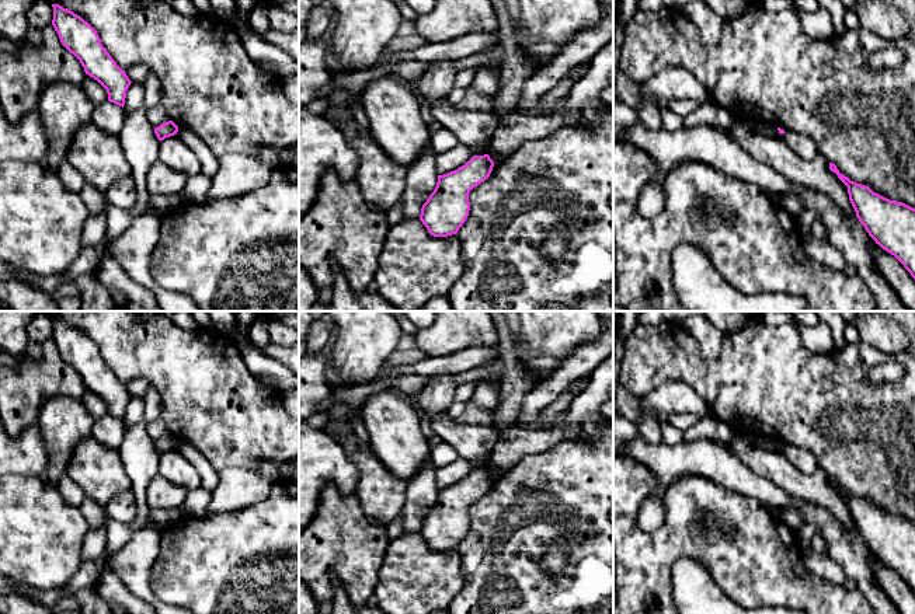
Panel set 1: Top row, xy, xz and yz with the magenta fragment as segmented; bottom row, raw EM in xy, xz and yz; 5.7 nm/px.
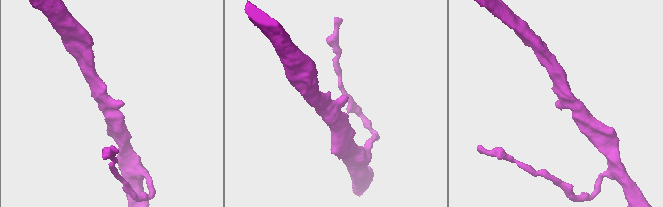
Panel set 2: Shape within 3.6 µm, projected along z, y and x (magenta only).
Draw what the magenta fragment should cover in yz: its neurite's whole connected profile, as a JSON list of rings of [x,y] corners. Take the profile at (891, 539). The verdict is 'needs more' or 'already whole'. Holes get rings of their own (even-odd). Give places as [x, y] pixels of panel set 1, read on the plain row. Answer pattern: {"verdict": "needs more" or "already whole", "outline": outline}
{"verdict": "already whole", "outline": [[[832,477],[829,484],[848,500],[856,531],[869,550],[894,569],[915,593],[915,523],[850,495]]]}

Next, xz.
{"verdict": "already whole", "outline": [[[488,468],[473,470],[465,479],[438,489],[434,506],[421,521],[420,534],[434,551],[456,548],[469,530],[469,507],[494,481]]]}

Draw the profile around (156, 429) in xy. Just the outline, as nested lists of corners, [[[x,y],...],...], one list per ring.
[[[159,418],[150,423],[146,423],[146,430],[153,442],[157,442],[170,435],[170,432],[167,430],[166,423],[161,418]]]

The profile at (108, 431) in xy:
[[[108,414],[94,421],[91,436],[109,449],[119,449],[123,442],[126,428],[122,421]]]

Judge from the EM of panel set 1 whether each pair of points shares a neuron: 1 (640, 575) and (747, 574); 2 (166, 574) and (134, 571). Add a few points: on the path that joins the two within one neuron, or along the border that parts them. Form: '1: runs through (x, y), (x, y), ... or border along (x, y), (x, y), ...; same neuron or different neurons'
1: runs through (667, 548), (720, 548); same neuron
2: border along (159, 540), (149, 576), (156, 599); different neurons

